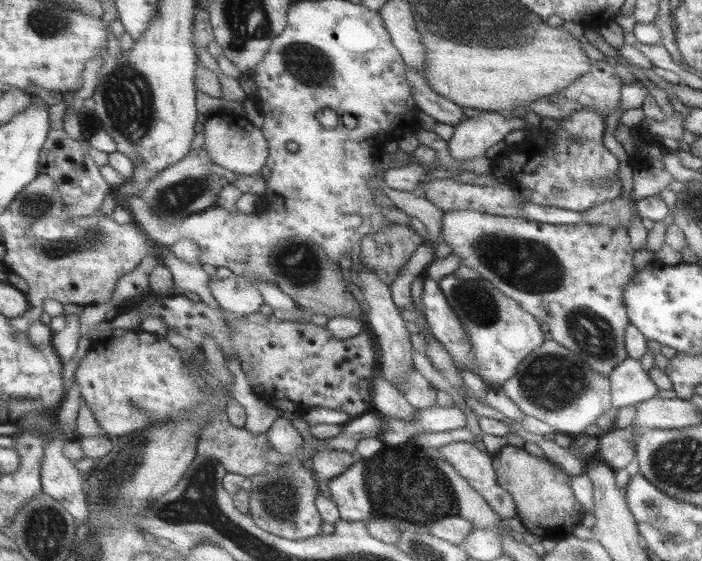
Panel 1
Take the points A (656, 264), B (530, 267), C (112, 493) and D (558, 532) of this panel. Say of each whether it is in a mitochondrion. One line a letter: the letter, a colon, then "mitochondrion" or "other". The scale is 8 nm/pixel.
A: other
B: mitochondrion
C: mitochondrion
D: other

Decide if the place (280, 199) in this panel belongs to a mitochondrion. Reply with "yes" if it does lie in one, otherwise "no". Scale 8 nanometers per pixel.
no

